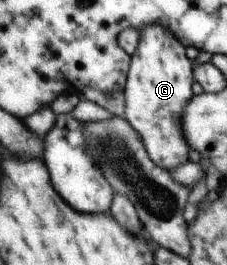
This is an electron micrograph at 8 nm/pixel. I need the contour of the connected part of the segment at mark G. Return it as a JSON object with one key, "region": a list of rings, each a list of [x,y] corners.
{"region":[[[147,25],[139,31],[139,47],[130,55],[132,60],[124,89],[123,117],[141,135],[150,157],[163,169],[171,171],[186,164],[191,151],[183,126],[186,107],[194,99],[191,61],[185,57],[183,42],[170,29],[162,25]]]}

